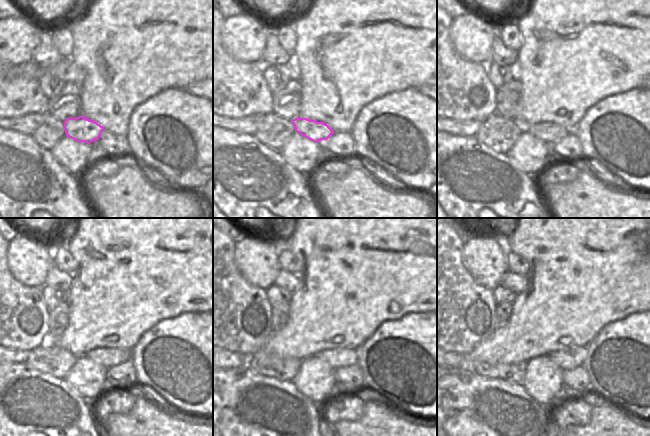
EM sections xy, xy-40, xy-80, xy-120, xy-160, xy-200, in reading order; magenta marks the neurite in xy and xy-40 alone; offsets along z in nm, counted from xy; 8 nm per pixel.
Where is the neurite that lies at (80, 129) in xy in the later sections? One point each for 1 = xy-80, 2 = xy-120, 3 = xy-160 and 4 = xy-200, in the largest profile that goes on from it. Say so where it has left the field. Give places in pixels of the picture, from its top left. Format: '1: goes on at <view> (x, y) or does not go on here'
1: goes on at xy-80 (550, 133)
2: goes on at xy-120 (108, 357)
3: goes on at xy-160 (345, 357)
4: goes on at xy-200 (570, 359)

